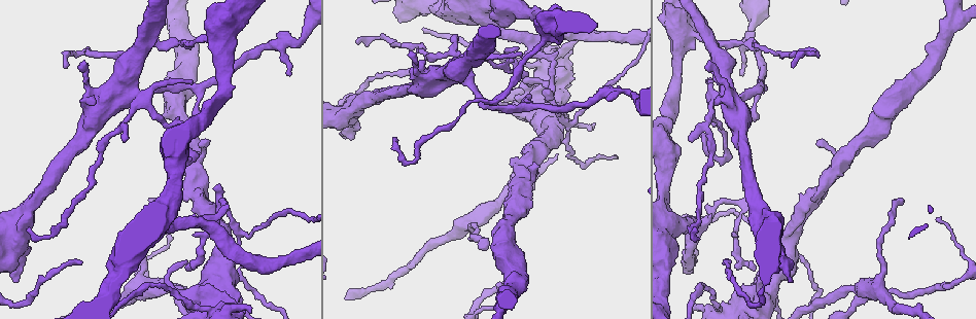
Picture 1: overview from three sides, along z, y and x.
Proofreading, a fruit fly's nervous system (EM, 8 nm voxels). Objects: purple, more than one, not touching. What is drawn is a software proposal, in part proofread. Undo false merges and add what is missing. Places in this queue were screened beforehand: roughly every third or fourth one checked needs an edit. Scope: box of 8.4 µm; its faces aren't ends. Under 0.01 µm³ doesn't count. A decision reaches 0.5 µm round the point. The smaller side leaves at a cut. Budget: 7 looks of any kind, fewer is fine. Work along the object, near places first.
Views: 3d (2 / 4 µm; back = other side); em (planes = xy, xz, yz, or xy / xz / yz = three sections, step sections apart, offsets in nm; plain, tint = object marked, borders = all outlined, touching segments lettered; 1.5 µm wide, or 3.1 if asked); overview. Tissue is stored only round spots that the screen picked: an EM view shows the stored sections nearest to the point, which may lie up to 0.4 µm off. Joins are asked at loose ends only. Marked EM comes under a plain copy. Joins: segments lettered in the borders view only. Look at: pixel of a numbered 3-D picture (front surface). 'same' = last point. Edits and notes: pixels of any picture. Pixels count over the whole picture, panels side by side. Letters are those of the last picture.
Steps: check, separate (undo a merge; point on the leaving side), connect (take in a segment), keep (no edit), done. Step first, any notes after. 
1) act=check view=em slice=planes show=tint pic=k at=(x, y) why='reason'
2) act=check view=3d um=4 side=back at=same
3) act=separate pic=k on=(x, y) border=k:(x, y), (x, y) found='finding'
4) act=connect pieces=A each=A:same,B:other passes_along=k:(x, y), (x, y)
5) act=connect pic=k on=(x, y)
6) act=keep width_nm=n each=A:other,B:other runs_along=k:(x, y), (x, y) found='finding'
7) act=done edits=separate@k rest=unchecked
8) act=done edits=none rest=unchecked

act=check view=3d um=2 pic=1 at=(902, 199) why='branch stops here'

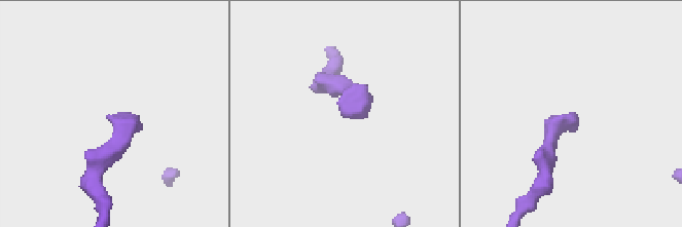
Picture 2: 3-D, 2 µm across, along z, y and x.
act=check view=em slice=xy step=8 show=tint pic=2 at=(575, 117)

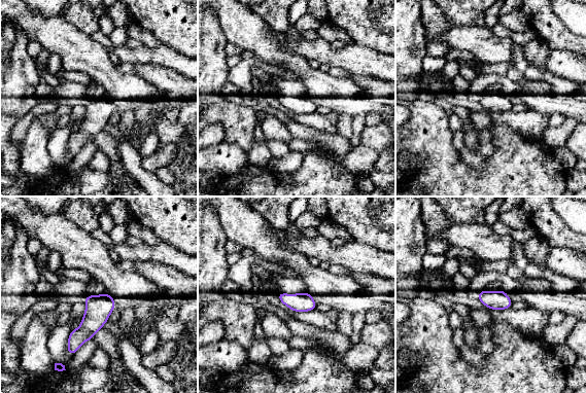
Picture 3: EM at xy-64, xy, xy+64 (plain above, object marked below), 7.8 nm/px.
act=check view=em slice=xy step=8 show=borders at=same why='see the neighbours'

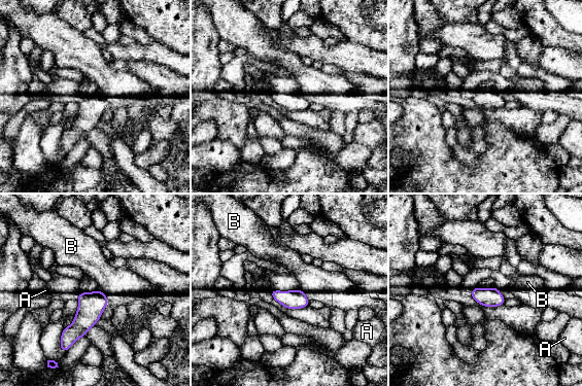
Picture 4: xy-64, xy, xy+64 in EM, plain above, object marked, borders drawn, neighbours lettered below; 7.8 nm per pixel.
act=keep width_nm=140 each=A:other,B:other border=4:(99, 289), (105, 293) found='no lettered segment goes on from it'

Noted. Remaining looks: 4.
act=check view=em slice=yz step=8 show=borders pic=1 at=(198, 85) why='a fork'

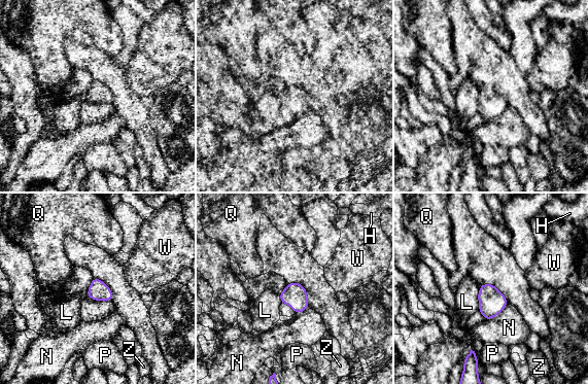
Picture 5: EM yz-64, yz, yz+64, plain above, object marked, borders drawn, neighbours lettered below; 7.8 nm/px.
act=keep longest_contact=N:220nm each=H:other,L:other,N:other,P:other,Q:other,W:other,Z:other found='all the same neuron'

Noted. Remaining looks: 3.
act=check view=em slice=planes show=borders pic=1 at=(743, 202) why='a narrow waist'

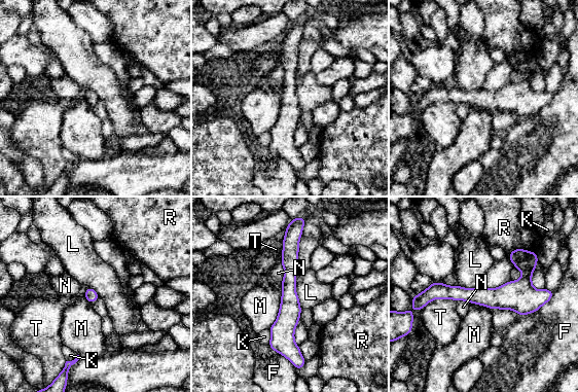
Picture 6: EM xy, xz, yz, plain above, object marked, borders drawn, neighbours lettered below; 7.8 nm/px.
act=keep width_nm=190 each=F:other,K:other,L:other,M:other,N:other,R:other,T:other border=6:(282, 290), (278, 317), (268, 328) found='one neuron here'

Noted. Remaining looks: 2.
act=done edits=none rest=unchecked

